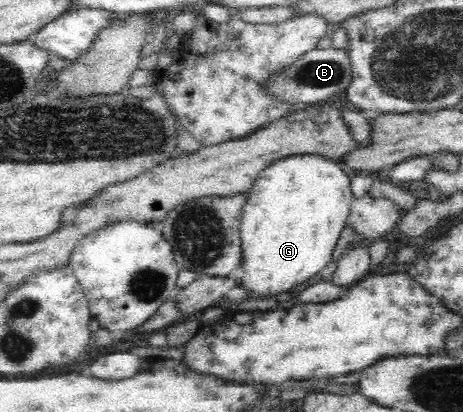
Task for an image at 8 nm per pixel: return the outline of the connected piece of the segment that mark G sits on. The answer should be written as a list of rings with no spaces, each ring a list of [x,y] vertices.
[[[296,154],[279,160],[273,161],[266,169],[258,176],[255,184],[249,189],[249,198],[246,199],[242,209],[242,221],[240,224],[240,240],[242,243],[242,267],[244,268],[244,276],[242,277],[241,285],[243,288],[251,292],[256,292],[261,295],[276,295],[281,292],[292,290],[298,284],[313,277],[314,275],[325,269],[329,263],[333,263],[331,256],[335,251],[337,239],[341,232],[345,229],[347,219],[350,214],[350,205],[354,201],[353,189],[351,189],[351,177],[353,172],[347,168],[342,161],[333,160],[331,157],[323,156],[323,154]]]

